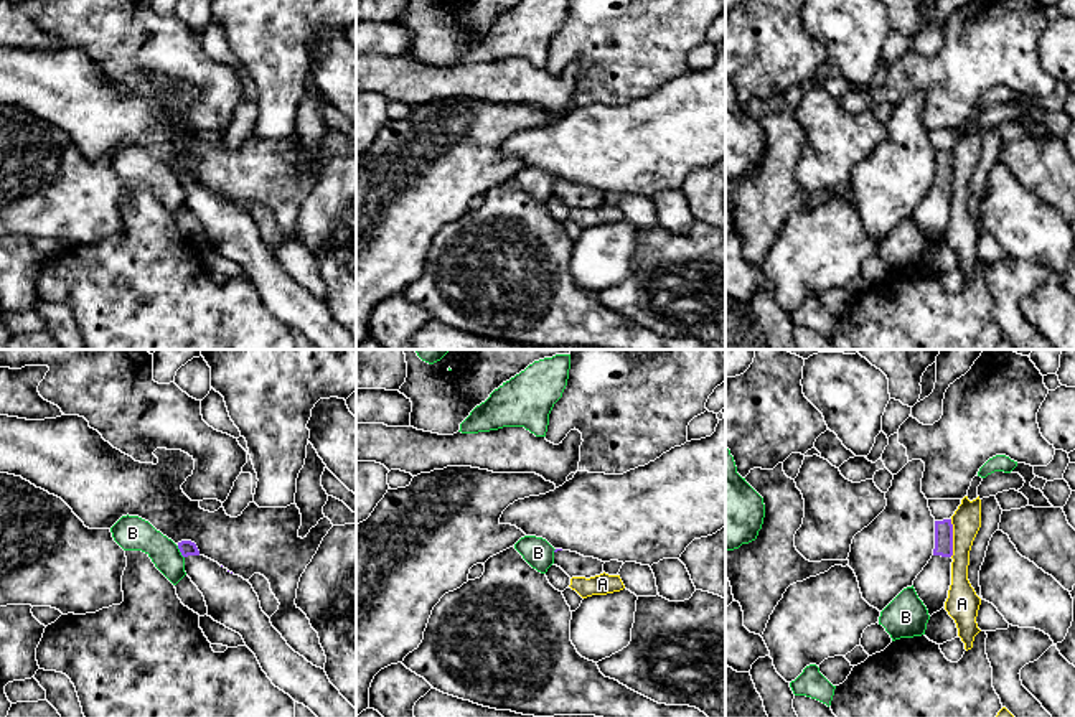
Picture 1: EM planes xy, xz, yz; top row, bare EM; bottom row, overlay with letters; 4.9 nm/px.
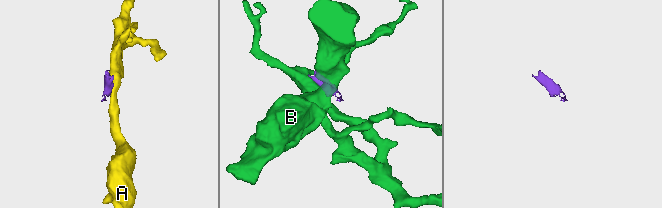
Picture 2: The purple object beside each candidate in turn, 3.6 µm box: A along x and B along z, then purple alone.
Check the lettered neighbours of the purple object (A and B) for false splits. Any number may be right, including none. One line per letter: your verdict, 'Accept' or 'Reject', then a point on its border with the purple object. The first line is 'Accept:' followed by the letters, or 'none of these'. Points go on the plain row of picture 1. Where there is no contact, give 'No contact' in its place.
Accept: none of these
A: Reject. Touches purple at yz (952, 168)
B: Reject. Touches purple at xy (180, 182)

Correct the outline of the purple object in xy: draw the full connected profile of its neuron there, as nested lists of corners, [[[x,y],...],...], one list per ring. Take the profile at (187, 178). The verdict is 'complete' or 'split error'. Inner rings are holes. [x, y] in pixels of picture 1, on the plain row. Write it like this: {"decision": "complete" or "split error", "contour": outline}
{"decision": "split error", "contour": [[[191,171],[178,173],[185,203],[203,224],[208,247],[239,264],[275,318],[318,349],[356,349],[356,340],[330,313],[325,300],[295,284],[262,242],[252,216],[200,185]]]}

